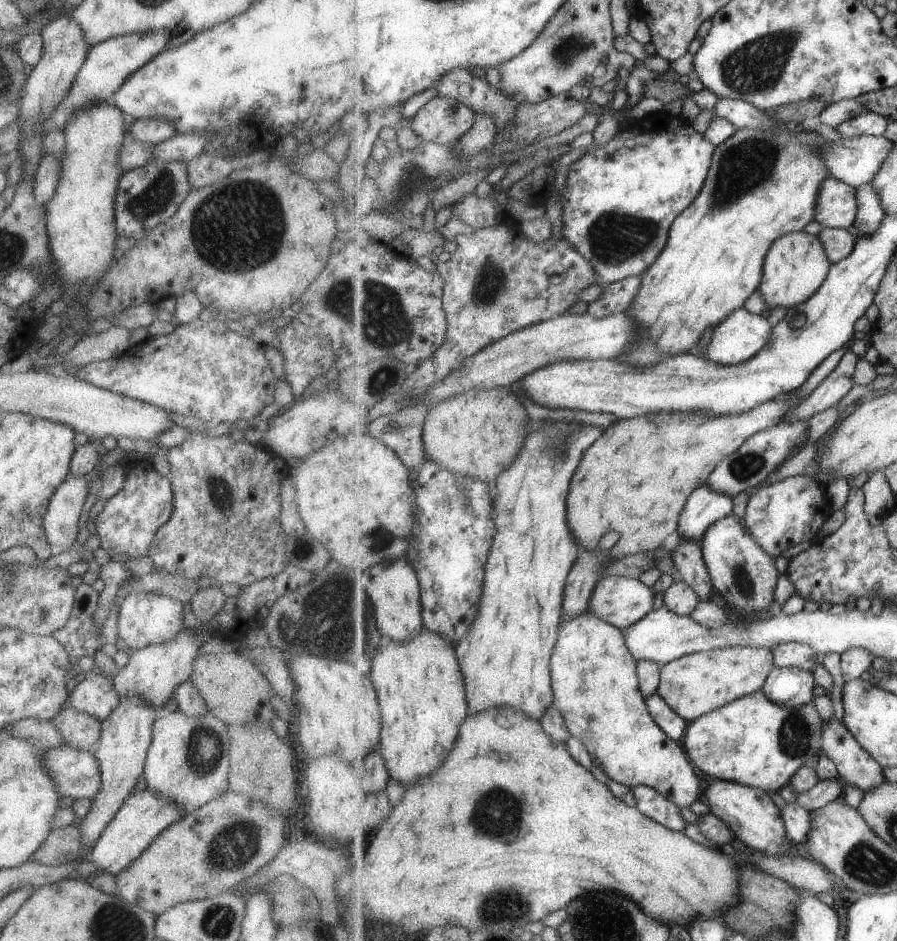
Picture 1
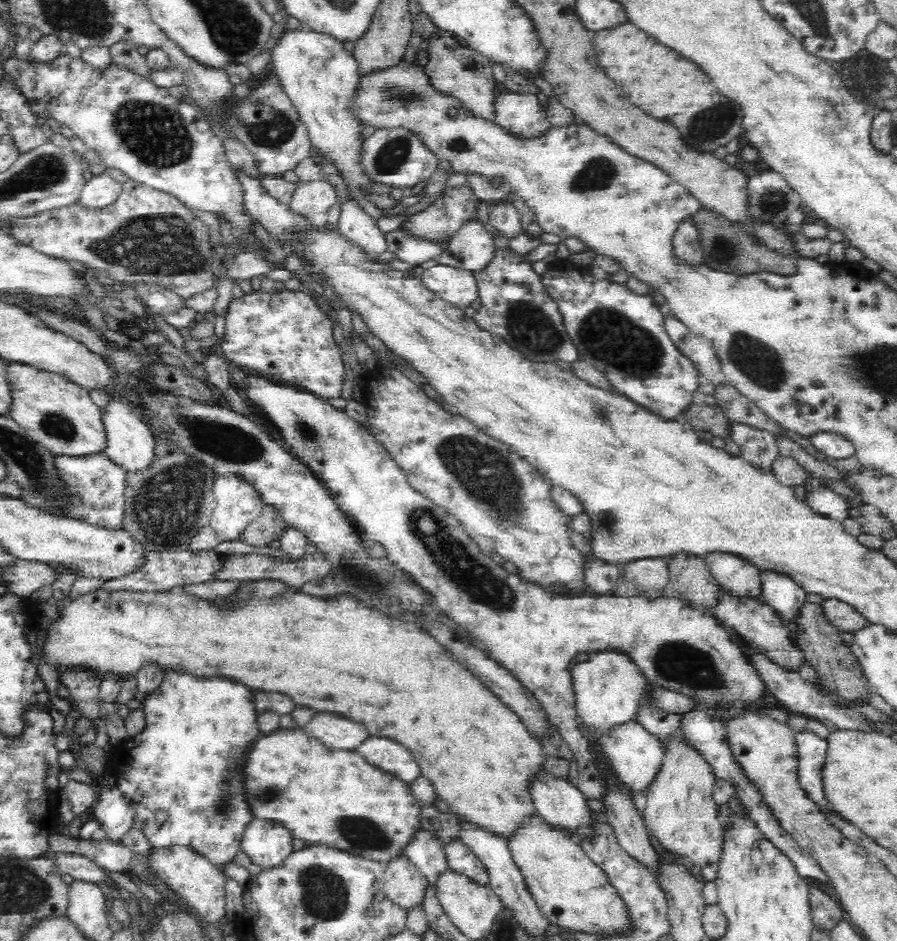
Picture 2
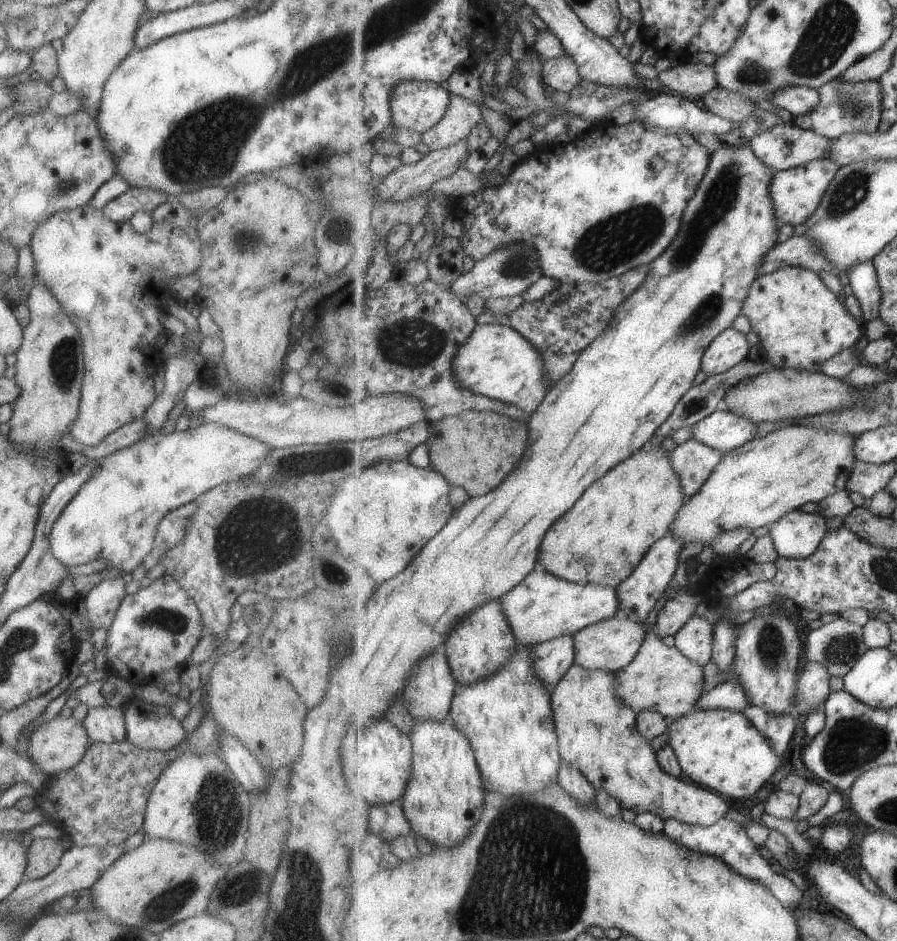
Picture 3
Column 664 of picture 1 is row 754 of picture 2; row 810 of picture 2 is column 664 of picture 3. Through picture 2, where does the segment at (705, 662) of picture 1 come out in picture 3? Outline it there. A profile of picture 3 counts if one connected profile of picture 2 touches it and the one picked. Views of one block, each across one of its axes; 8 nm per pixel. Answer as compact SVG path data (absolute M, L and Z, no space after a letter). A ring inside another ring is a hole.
M665 594L655 604L655 608L649 612L645 626L645 640L641 644L640 652L633 662L615 674L619 678L616 686L618 696L635 712L657 711L665 718L672 721L686 715L695 708L697 701L703 694L703 682L705 682L705 670L703 666L689 660L674 644L672 647L663 644L662 638L657 635L655 623L658 612L665 606Z

